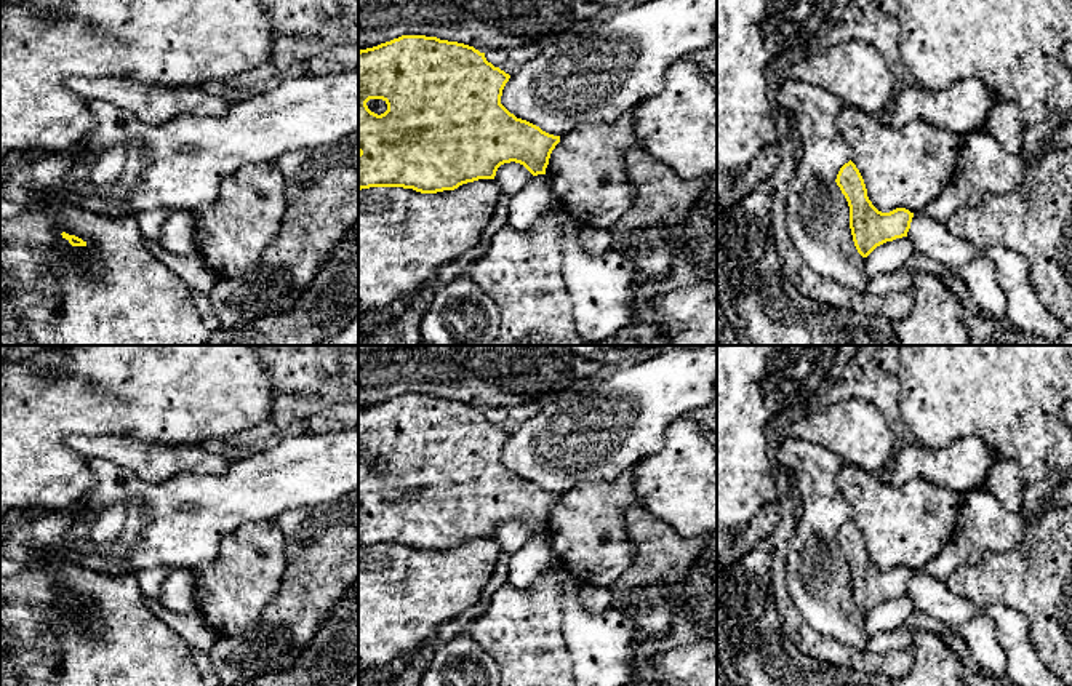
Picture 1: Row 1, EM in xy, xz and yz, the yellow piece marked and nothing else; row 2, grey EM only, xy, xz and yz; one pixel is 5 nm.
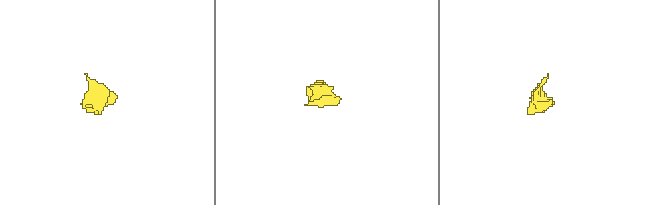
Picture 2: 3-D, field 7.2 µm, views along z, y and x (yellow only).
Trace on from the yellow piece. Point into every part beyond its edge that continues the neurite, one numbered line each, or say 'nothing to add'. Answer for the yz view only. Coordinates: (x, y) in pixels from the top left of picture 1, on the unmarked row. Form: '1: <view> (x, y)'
nothing to add

